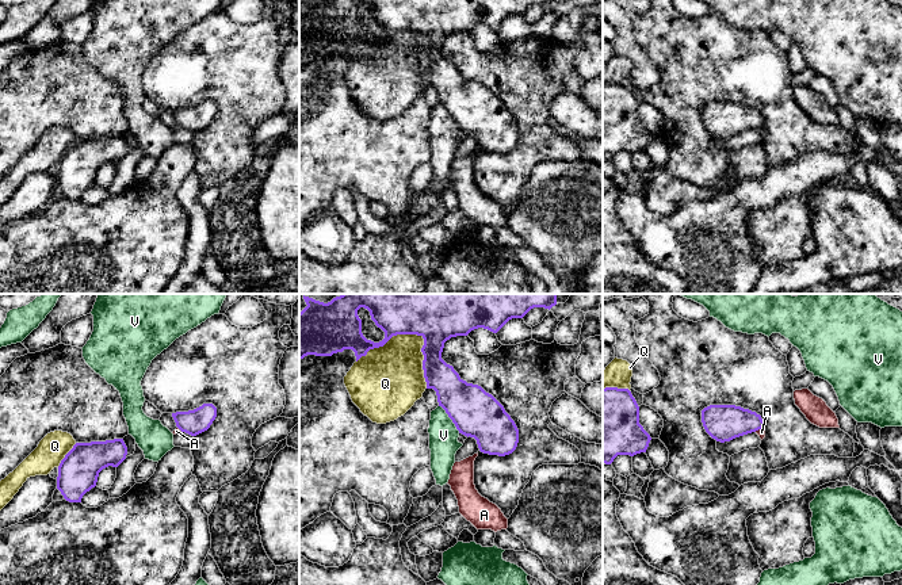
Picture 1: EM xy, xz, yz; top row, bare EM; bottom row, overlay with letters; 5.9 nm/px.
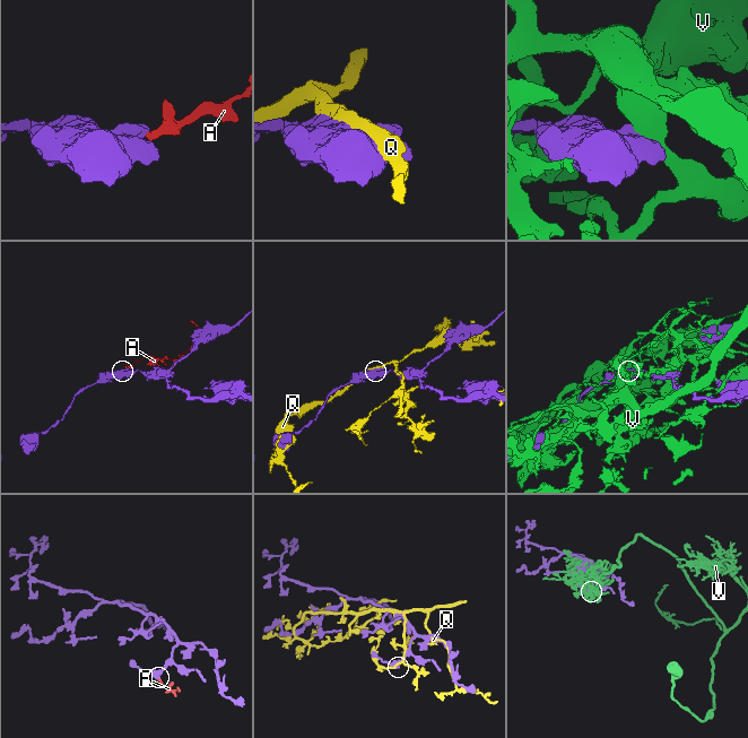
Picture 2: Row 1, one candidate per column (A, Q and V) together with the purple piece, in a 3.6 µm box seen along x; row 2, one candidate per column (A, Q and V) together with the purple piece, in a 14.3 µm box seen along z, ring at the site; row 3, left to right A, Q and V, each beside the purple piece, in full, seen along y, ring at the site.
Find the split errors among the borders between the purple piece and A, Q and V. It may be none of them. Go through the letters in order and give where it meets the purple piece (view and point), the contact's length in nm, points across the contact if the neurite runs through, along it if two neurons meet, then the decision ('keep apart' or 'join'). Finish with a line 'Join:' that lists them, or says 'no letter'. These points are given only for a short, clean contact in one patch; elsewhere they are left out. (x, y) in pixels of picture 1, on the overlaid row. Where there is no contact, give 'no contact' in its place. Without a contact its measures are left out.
A: meets purple in yz at (759, 428); contact 60 nm long; border along yz (763, 427), (755, 431); keep apart
Q: meets purple in xz at (415, 333); contact 460 nm long; keep apart
V: meets purple in xz at (450, 417); contact 200 nm long; keep apart
Join: no letter

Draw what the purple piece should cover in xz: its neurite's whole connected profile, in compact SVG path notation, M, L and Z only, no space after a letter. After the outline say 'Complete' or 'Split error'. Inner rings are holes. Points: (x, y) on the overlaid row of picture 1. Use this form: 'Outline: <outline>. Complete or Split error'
Outline: M341 294L324 303L305 297L306 307L299 313L299 360L307 355L332 356L352 349L356 362L370 349L383 347L393 336L417 334L424 339L423 370L427 389L433 389L442 406L459 433L474 437L484 454L505 456L519 443L519 429L504 406L481 386L467 383L452 366L442 359L444 343L451 337L467 336L484 328L497 333L509 320L523 318L534 307L551 309L558 294ZM364 307L371 320L385 332L379 343L367 340L362 333L358 310Z. Complete

